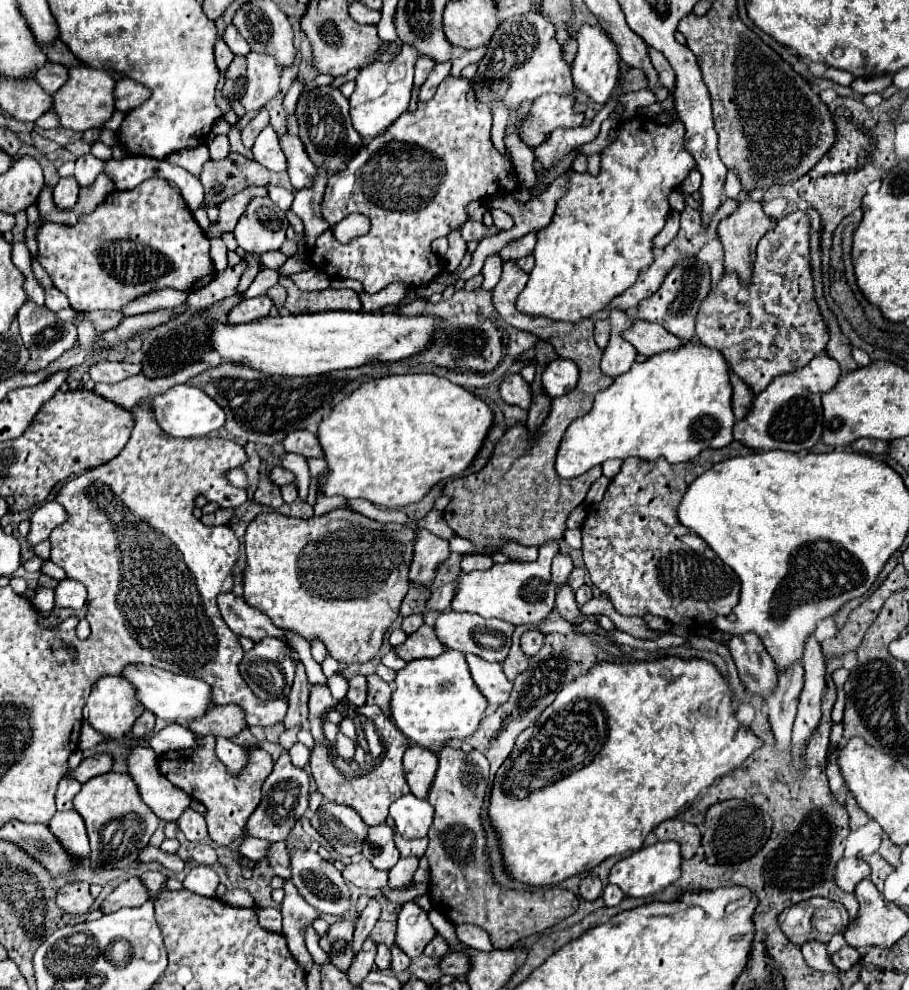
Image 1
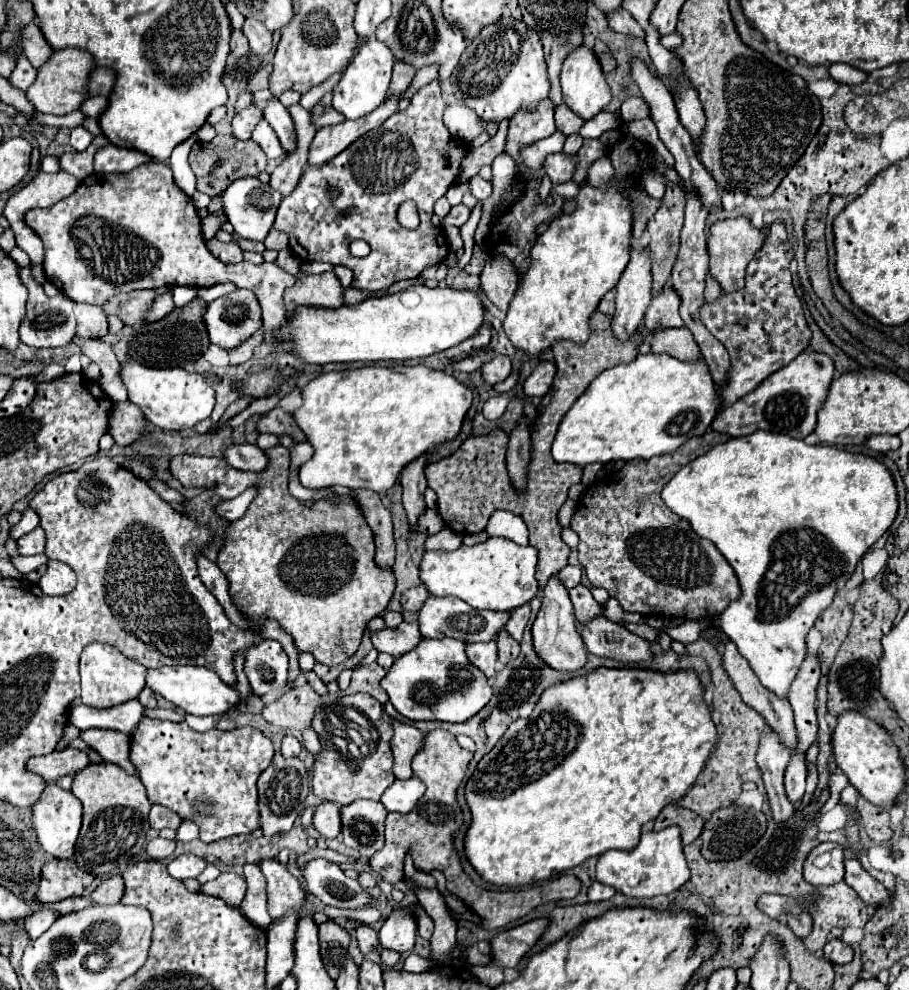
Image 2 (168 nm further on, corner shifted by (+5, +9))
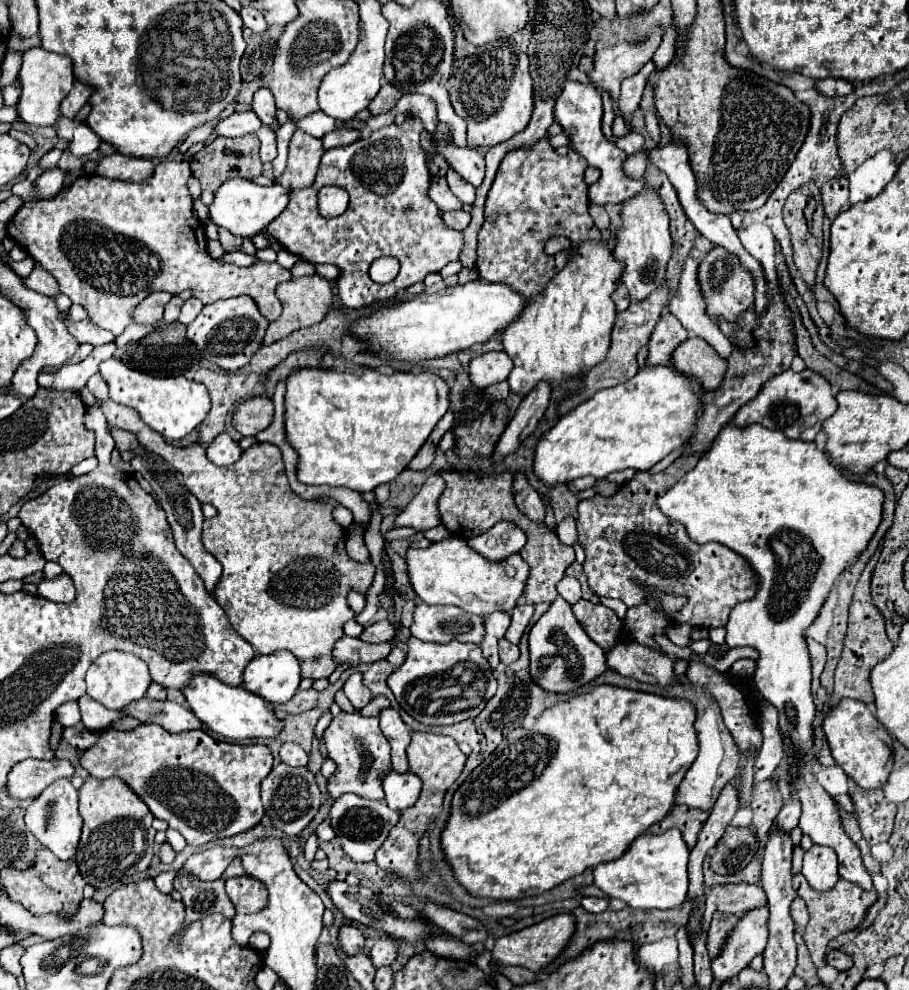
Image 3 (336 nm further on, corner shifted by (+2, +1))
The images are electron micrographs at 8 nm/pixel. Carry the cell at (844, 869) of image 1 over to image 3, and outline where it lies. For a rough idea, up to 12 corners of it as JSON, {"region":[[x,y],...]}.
{"region":[[813,844],[803,876],[823,892],[835,886],[837,854]]}

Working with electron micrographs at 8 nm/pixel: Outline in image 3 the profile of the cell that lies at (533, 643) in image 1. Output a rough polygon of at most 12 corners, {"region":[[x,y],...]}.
{"region":[[517,604],[511,612],[511,626],[505,638],[519,644],[531,616],[531,604]]}

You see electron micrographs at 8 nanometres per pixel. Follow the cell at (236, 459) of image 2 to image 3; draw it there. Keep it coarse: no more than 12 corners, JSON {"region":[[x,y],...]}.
{"region":[[227,432],[207,446],[207,458],[229,466],[241,448]]}

